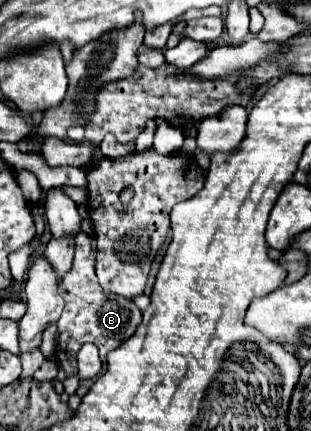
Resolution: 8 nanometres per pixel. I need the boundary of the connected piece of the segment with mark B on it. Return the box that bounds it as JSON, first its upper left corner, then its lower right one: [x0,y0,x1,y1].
[56,232,142,376]

